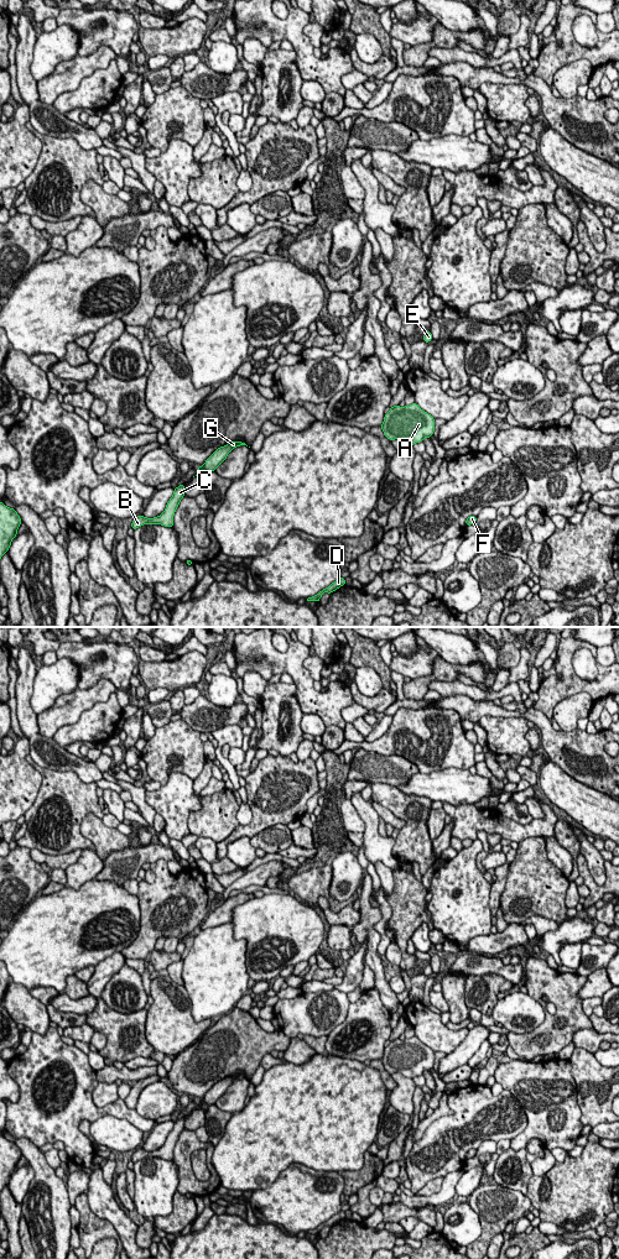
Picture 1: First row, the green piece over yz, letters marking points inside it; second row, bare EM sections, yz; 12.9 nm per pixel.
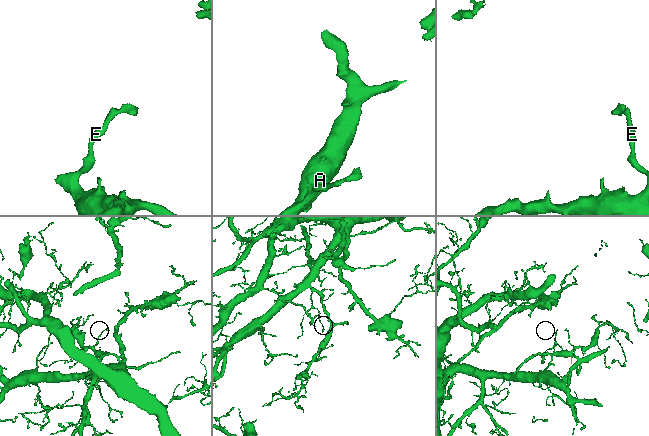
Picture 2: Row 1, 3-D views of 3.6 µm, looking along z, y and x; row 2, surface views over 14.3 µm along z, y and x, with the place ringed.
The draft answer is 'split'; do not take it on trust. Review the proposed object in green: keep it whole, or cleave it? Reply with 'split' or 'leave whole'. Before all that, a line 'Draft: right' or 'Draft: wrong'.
Draft: wrong
leave whole

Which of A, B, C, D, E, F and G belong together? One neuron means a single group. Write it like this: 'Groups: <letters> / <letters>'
Groups: A B C D E F G

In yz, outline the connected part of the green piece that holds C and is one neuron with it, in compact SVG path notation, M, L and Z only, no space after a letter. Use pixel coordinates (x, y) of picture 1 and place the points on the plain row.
M181 1117L178 1120L175 1122L173 1129L170 1132L165 1144L160 1149L154 1151L147 1151L144 1150L142 1148L137 1149L134 1151L131 1161L136 1163L144 1158L161 1158L165 1160L173 1160L173 1149L183 1130L184 1130L184 1118Z

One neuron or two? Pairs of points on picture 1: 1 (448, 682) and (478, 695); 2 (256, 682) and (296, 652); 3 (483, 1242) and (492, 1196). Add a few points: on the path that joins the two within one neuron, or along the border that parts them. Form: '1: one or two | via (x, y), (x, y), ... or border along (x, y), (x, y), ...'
1: one | via (456, 688), (471, 690)
2: two | border along (242, 678), (246, 672), (256, 672), (266, 682)
3: one | via (488, 1231), (492, 1224), (492, 1207)

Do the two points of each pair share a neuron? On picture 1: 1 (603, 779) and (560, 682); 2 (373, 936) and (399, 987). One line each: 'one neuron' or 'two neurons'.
1: two neurons
2: two neurons

